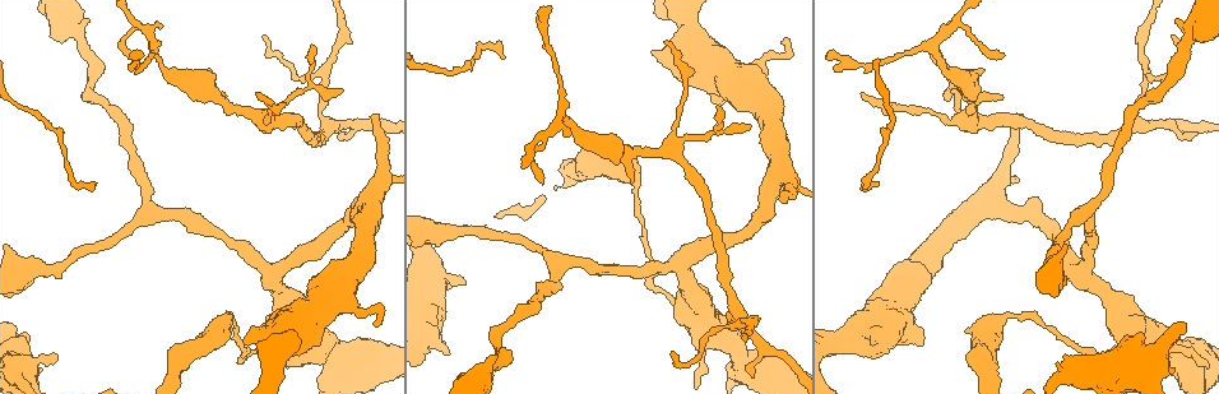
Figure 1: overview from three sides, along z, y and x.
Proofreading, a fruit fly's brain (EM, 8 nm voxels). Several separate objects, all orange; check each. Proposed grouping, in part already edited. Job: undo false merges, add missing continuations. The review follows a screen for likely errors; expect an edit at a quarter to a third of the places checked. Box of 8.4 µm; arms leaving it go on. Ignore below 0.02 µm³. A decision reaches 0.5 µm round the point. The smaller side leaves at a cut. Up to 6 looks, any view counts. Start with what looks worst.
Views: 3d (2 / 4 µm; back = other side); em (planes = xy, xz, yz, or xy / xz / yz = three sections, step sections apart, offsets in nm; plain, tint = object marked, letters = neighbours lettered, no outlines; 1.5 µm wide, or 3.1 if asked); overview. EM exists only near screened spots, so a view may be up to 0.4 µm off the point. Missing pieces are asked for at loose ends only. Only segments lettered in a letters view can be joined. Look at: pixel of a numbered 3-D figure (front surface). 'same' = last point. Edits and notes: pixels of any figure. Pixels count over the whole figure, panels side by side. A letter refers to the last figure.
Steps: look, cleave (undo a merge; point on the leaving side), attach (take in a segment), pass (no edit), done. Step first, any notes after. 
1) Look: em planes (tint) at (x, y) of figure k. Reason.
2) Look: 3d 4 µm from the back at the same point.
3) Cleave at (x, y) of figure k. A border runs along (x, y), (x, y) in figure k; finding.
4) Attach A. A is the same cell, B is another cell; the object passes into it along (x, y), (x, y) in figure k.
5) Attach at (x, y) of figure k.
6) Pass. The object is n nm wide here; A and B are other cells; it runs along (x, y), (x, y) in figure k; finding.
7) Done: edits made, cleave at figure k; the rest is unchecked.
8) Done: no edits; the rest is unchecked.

Look: 3d 4 µm from the back at (684, 306) of figure 1. Looks like a crossing.

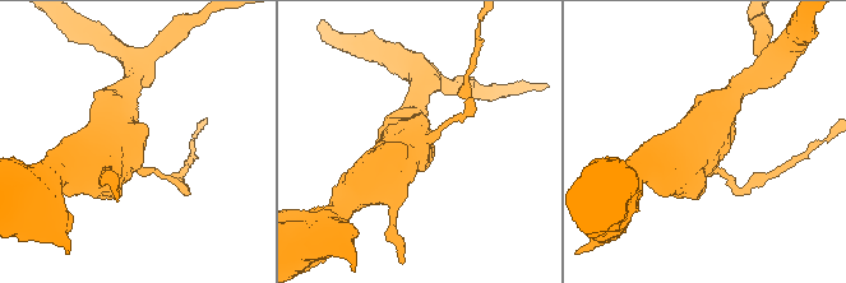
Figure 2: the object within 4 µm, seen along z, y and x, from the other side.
Look: em xy step 4 (tint) at (417, 144) of figure 2. Need the tissue.

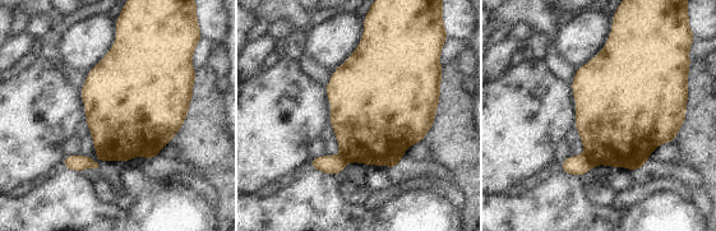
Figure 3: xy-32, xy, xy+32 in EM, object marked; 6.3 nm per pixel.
Look: em planes (letters) at the same point.

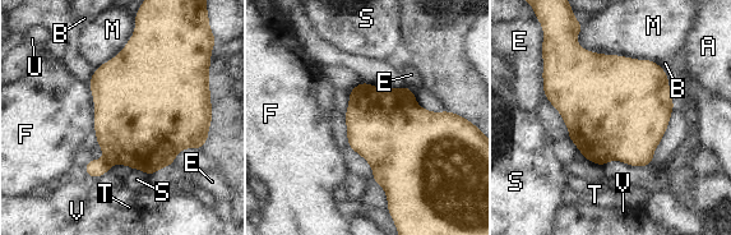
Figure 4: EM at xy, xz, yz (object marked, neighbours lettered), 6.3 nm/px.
Cleave at (95, 167) of figure 4. The object is 650 nm wide here; A, B, E, F, M, S, T, U and V are other cells; a border runs along (103, 160), (109, 166) in figure 4; two cells meet here.

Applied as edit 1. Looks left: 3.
Look: overview.

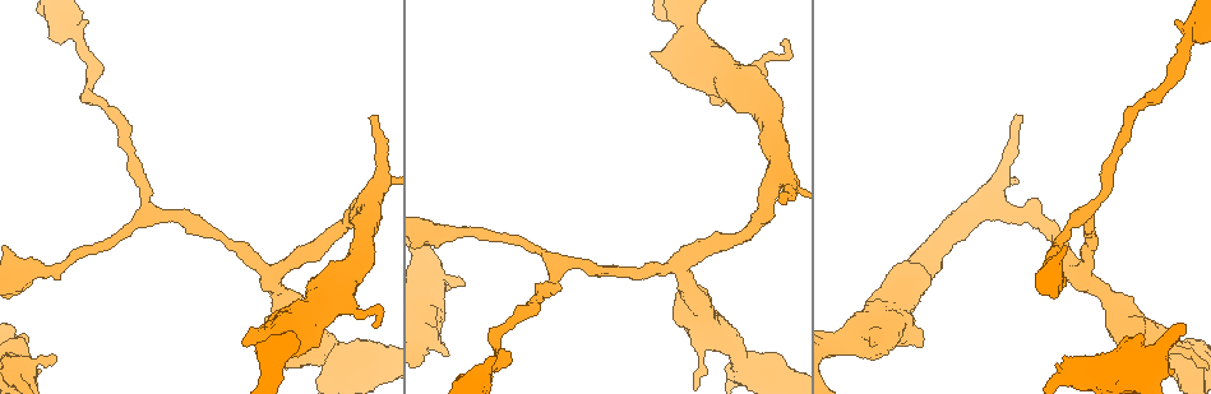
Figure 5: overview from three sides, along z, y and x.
Look: em planes (letters) at (39, 369) of figure 5. Stops while still wide.

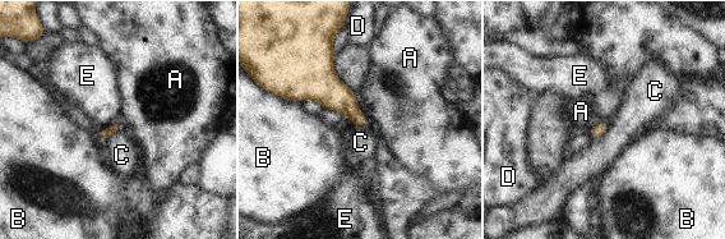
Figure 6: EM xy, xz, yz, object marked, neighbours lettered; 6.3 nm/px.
Pass. The longest contact is with A, 200 nm; A, B, C, D and E are other cells; none of them fits.

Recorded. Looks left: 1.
Look: em planes (letters) at (783, 202) of figure 5. Branch stops here.

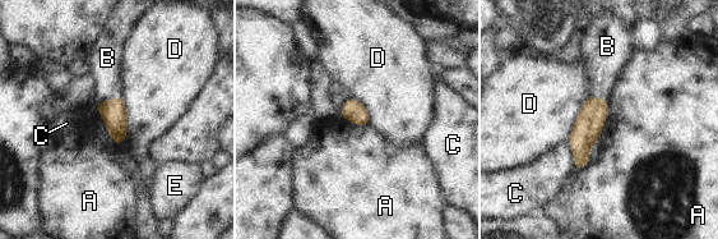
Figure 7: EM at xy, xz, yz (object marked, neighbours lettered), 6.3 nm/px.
Attach B. The longest contact is with D, 320 nm; B is the same cell, A, C, D and E are other cells; the object passes into it along (114, 111), (111, 99), (106, 63) in figure 7; it goes on there.

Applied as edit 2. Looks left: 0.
Done: edits made, cleave at figure 4, attach at figure 7; the rest is unchecked.

